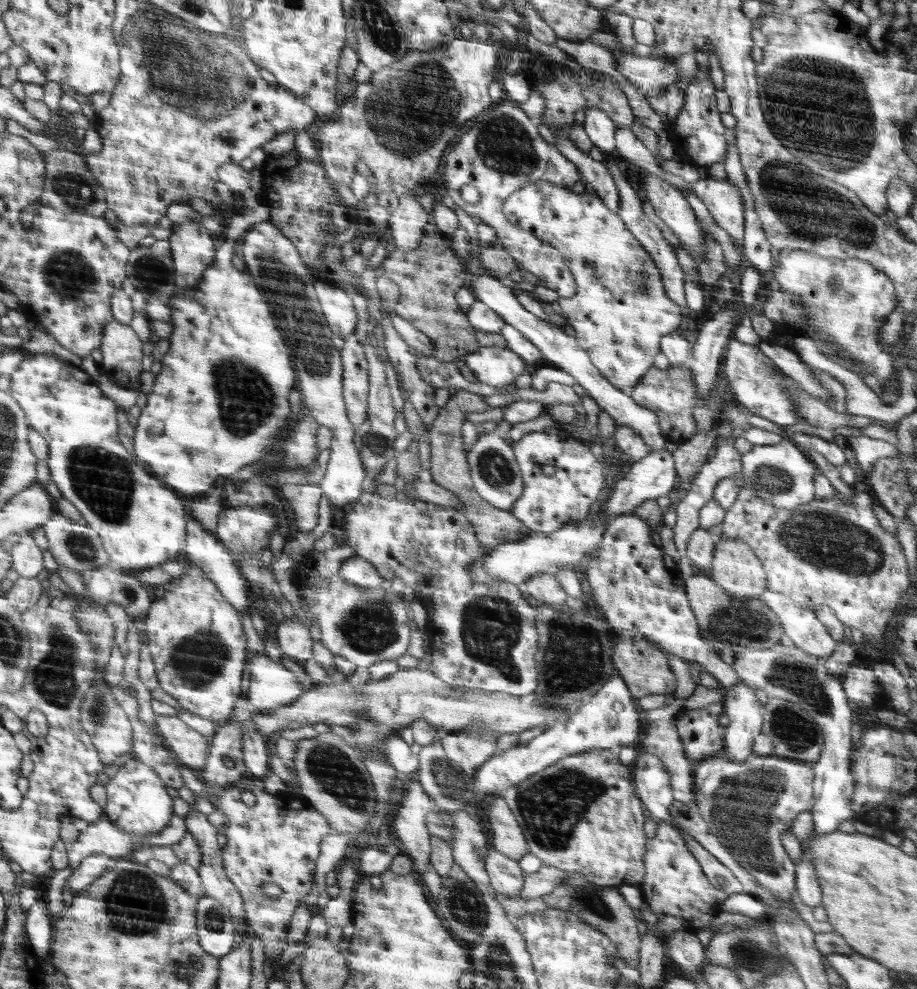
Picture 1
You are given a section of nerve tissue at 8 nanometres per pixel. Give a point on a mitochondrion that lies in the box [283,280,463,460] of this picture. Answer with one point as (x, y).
(379, 444)

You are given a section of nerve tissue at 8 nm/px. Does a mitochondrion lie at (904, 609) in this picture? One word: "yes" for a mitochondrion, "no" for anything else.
no

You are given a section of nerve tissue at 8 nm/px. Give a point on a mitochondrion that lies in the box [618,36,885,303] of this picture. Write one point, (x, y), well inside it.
(799, 104)

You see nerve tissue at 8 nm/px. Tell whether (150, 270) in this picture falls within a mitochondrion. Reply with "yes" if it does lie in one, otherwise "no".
yes

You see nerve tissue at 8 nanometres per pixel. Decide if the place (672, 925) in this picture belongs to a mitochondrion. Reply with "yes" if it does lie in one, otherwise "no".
no

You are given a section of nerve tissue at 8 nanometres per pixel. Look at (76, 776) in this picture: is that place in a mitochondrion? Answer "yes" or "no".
no

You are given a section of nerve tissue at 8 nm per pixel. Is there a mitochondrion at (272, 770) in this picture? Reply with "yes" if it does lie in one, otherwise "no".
no

